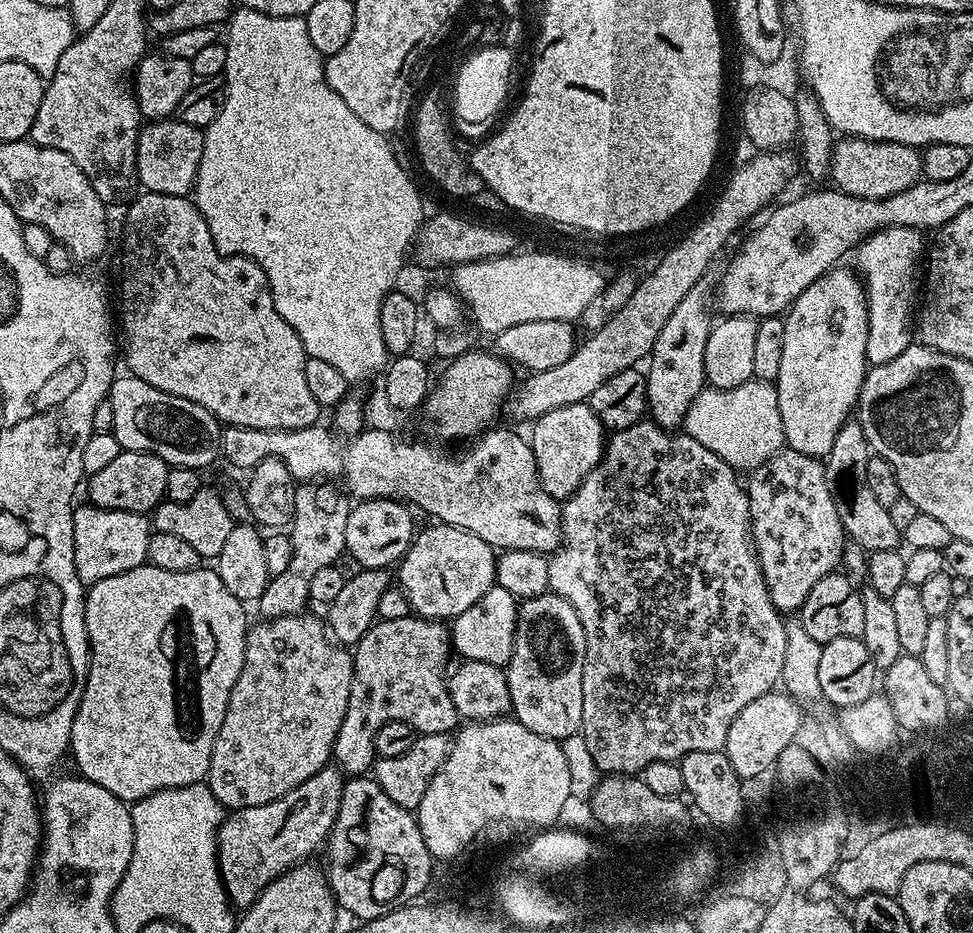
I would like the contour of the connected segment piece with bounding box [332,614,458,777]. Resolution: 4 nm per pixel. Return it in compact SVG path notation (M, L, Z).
M415 614L373 623L354 645L350 702L332 747L332 760L349 777L367 773L375 765L378 757L374 738L386 722L410 722L420 734L448 734L457 727L444 668L448 652L449 629L439 620L425 620Z

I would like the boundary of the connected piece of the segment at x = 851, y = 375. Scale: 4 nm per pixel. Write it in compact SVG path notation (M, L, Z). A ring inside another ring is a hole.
M844 267L832 268L822 274L822 278L810 282L783 317L786 338L782 338L782 367L774 383L778 410L782 414L784 442L791 451L817 458L828 457L834 438L838 438L838 432L859 405L862 382L870 367L866 358L868 299L864 296L864 281L851 267Z

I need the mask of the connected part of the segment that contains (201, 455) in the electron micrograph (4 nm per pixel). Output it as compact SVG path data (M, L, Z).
M131 374L117 375L108 391L110 406L114 410L112 435L118 438L125 452L149 452L177 468L205 470L222 452L222 425L206 406L190 402L190 398L178 398L178 394L166 394L150 382Z

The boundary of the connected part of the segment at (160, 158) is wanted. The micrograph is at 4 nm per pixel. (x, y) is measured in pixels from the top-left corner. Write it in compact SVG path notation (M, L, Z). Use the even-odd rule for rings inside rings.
M177 118L145 123L136 143L136 179L145 192L188 196L196 187L198 162L202 162L204 134Z

